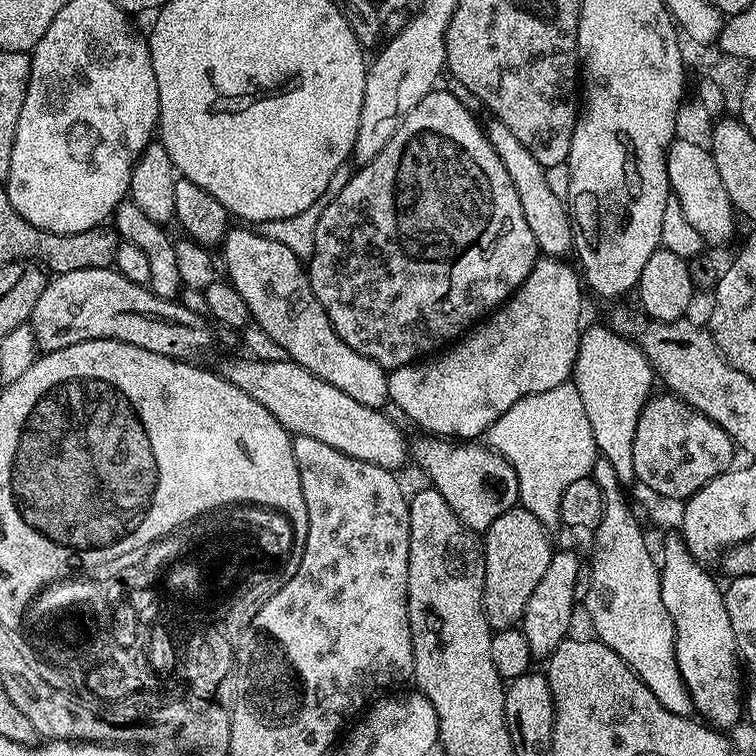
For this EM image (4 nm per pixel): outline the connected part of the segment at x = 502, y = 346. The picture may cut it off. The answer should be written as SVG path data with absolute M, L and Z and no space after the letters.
M544 256L537 259L536 265L530 270L530 274L520 283L515 292L495 309L487 318L479 321L467 334L460 337L451 346L445 347L439 354L433 354L427 358L421 359L414 364L407 364L401 368L393 368L388 372L388 399L391 404L398 406L402 414L408 416L409 421L417 424L420 430L425 433L439 436L441 438L459 438L461 441L468 442L473 438L480 438L488 431L498 417L506 414L514 402L526 398L530 394L538 394L542 390L554 390L554 386L565 383L572 375L572 367L576 365L576 355L580 345L580 334L582 323L580 324L580 288L582 289L582 276L575 267L568 265L569 261L564 258L554 256Z

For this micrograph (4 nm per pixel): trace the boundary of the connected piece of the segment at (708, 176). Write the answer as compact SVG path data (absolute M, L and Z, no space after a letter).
M673 139L668 148L666 158L666 174L671 195L678 202L686 222L698 230L705 245L724 244L736 232L738 213L732 207L730 194L726 194L726 186L722 186L722 178L718 178L718 166L714 166L711 151L693 143Z

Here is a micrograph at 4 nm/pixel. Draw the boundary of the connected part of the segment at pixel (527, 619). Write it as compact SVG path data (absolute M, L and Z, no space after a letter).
M553 551L550 566L546 566L546 574L542 574L538 586L534 586L534 594L530 594L530 602L526 602L522 613L522 631L530 646L533 657L547 658L553 650L569 635L568 627L572 624L572 607L577 607L576 579L580 573L582 561L572 552Z

